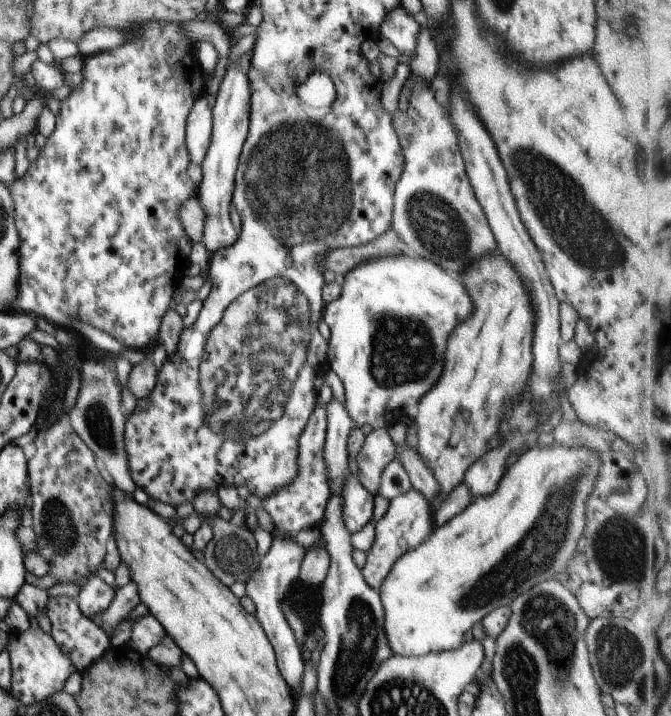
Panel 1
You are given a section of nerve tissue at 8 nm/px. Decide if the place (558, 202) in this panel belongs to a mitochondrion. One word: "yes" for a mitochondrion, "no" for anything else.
yes

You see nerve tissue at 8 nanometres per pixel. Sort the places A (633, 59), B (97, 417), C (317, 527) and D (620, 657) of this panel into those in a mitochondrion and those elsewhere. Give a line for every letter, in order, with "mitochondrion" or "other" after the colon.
A: other
B: mitochondrion
C: other
D: mitochondrion

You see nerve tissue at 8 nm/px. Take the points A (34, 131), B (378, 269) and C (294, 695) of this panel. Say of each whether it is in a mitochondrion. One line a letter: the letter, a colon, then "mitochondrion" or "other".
A: other
B: other
C: other

